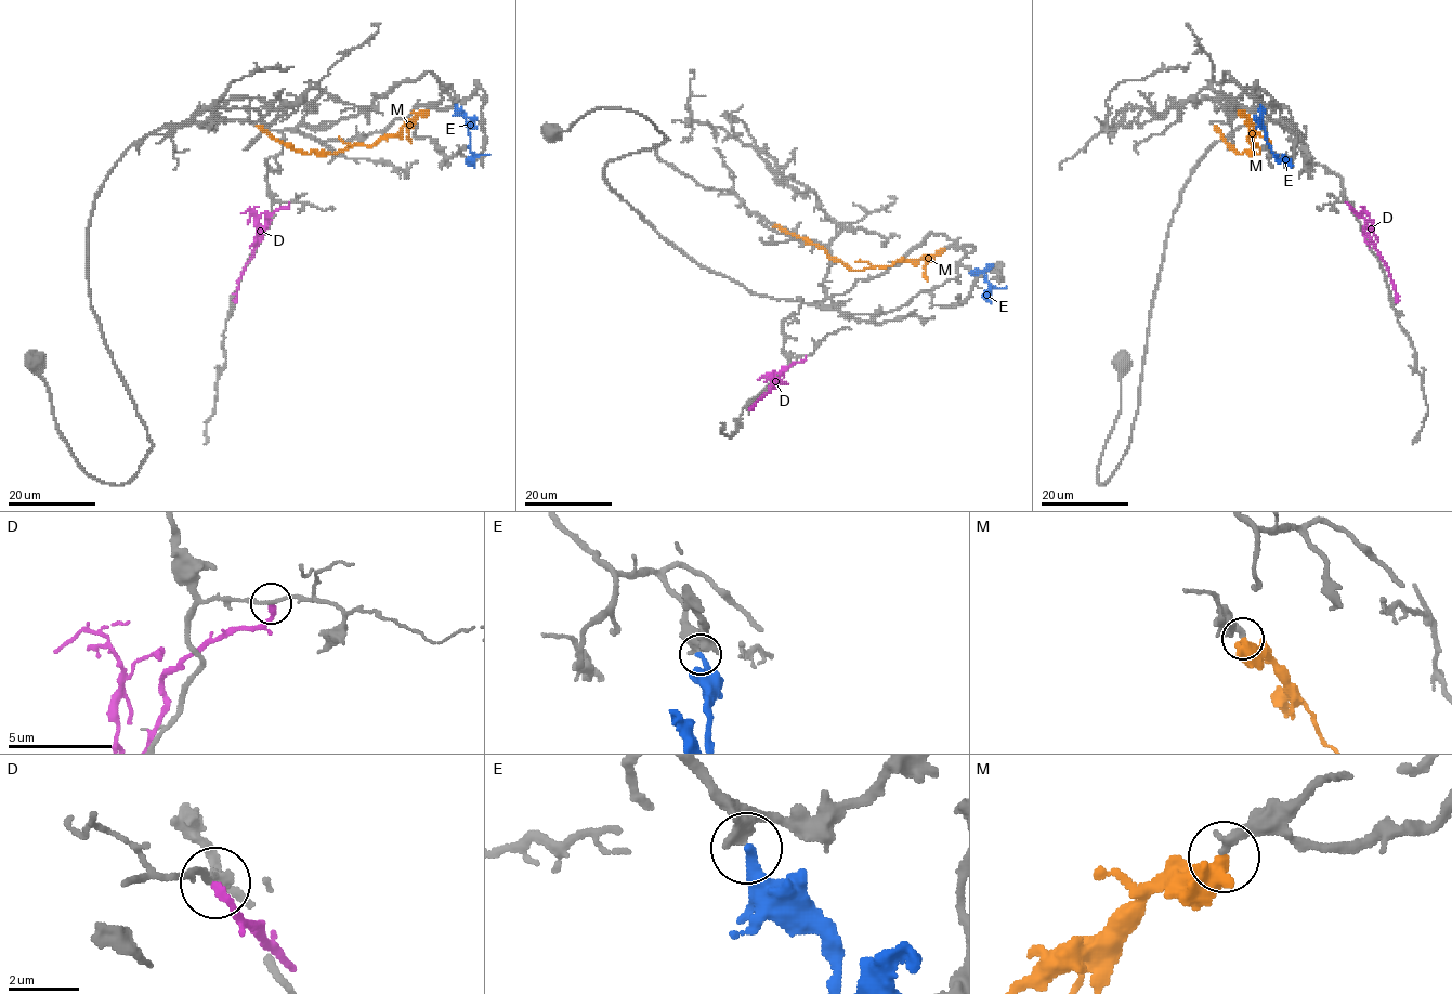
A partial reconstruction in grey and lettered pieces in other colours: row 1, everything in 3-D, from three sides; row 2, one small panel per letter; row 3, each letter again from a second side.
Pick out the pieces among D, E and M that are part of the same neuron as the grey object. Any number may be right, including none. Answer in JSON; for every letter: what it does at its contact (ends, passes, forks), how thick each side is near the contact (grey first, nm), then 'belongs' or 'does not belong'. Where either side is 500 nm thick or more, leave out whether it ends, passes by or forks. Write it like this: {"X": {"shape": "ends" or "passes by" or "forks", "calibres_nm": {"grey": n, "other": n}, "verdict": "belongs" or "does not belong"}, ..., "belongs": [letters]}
{"D": {"shape": "ends", "calibres_nm": {"grey": 160, "other": 240}, "verdict": "does not belong"}, "E": {"shape": "ends", "calibres_nm": {"grey": 320, "other": 280}, "verdict": "does not belong"}, "M": {"calibres_nm": {"grey": 320, "other": 550}, "verdict": "belongs"}, "belongs": ["M"]}

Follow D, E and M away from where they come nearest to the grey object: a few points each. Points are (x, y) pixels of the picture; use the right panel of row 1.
D: (1347, 203), (1365, 220), (1364, 230), (1386, 264), (1398, 303)
E: (1260, 104), (1267, 144), (1273, 155), (1291, 167)
M: (1240, 109), (1248, 118), (1250, 139), (1259, 148), (1258, 154), (1237, 153), (1216, 127)

